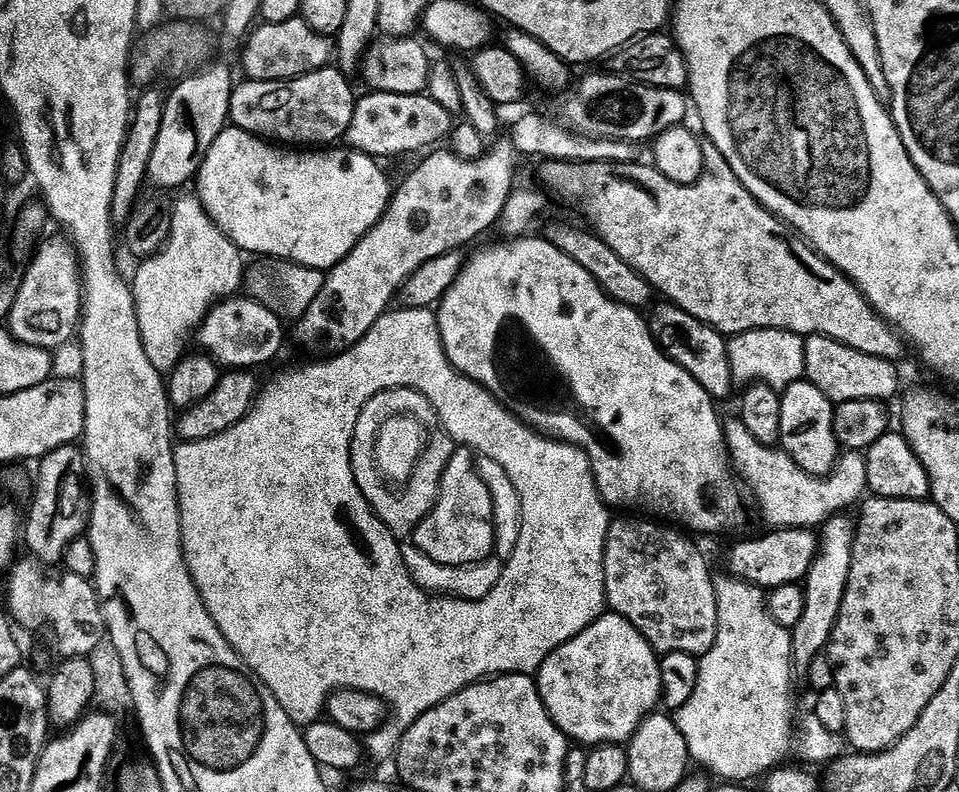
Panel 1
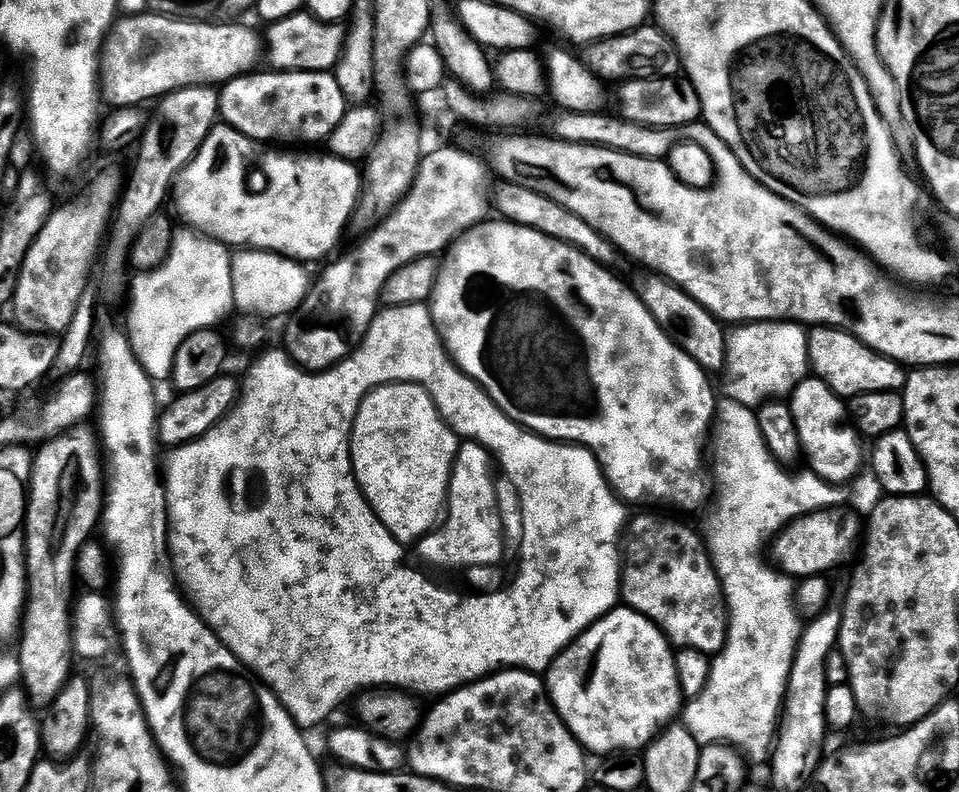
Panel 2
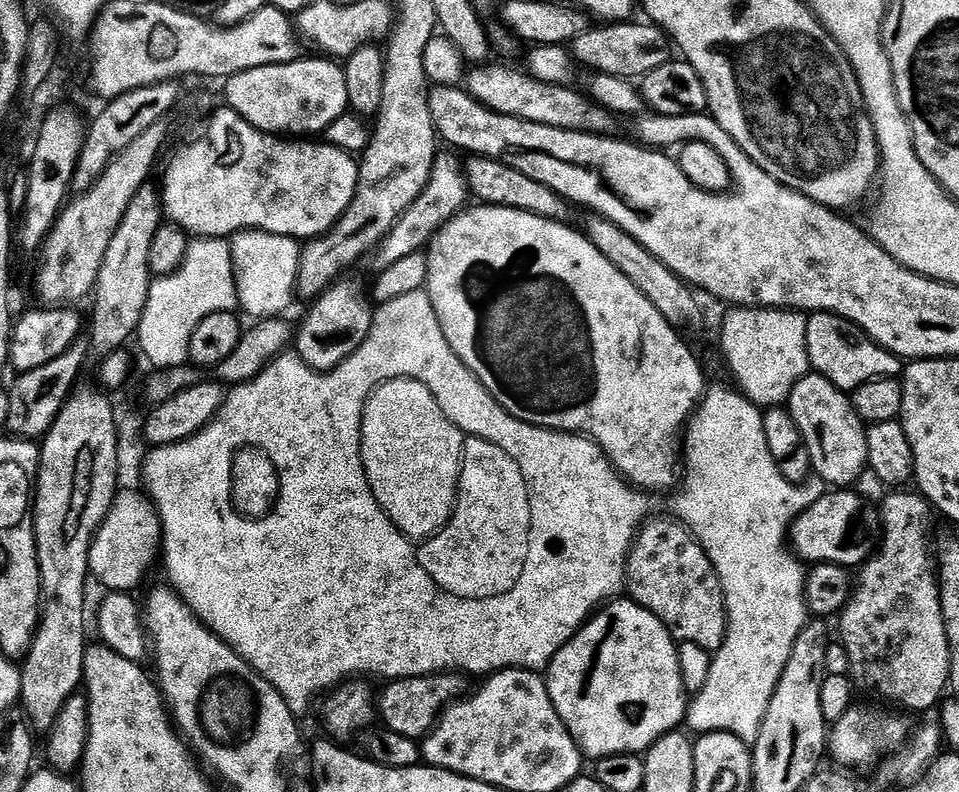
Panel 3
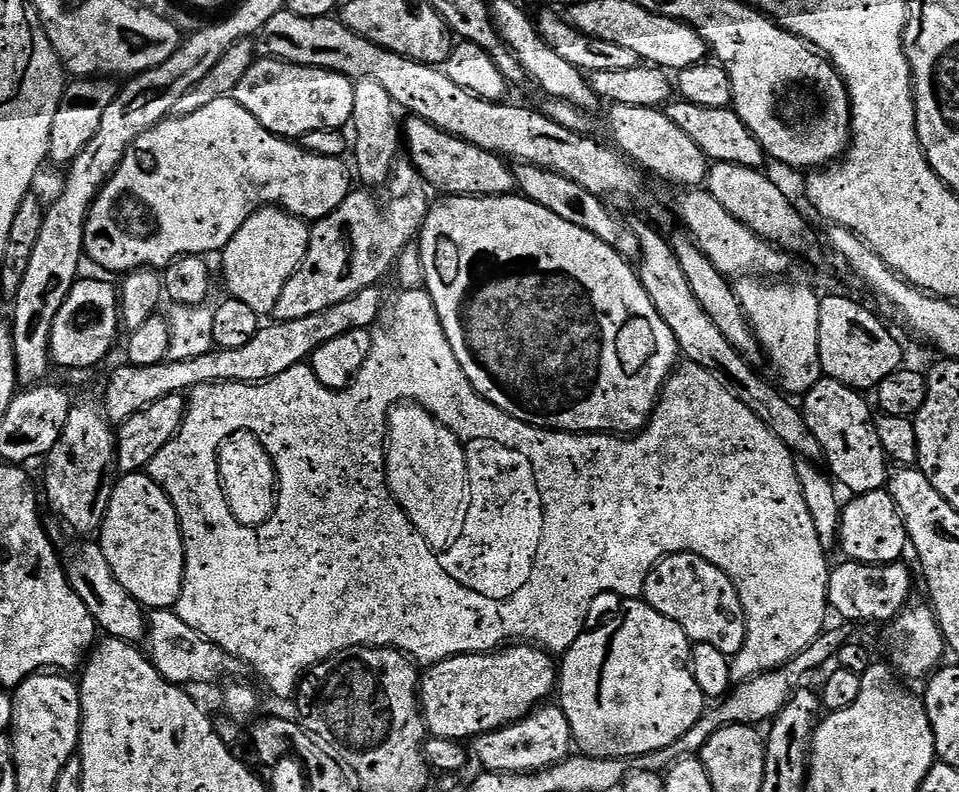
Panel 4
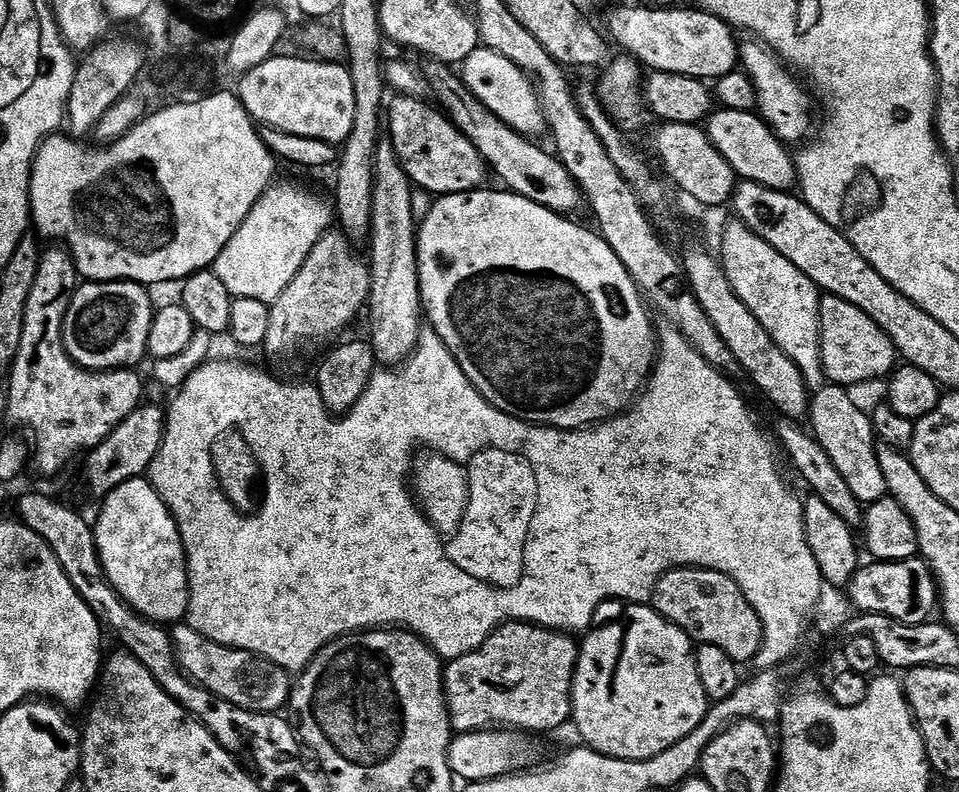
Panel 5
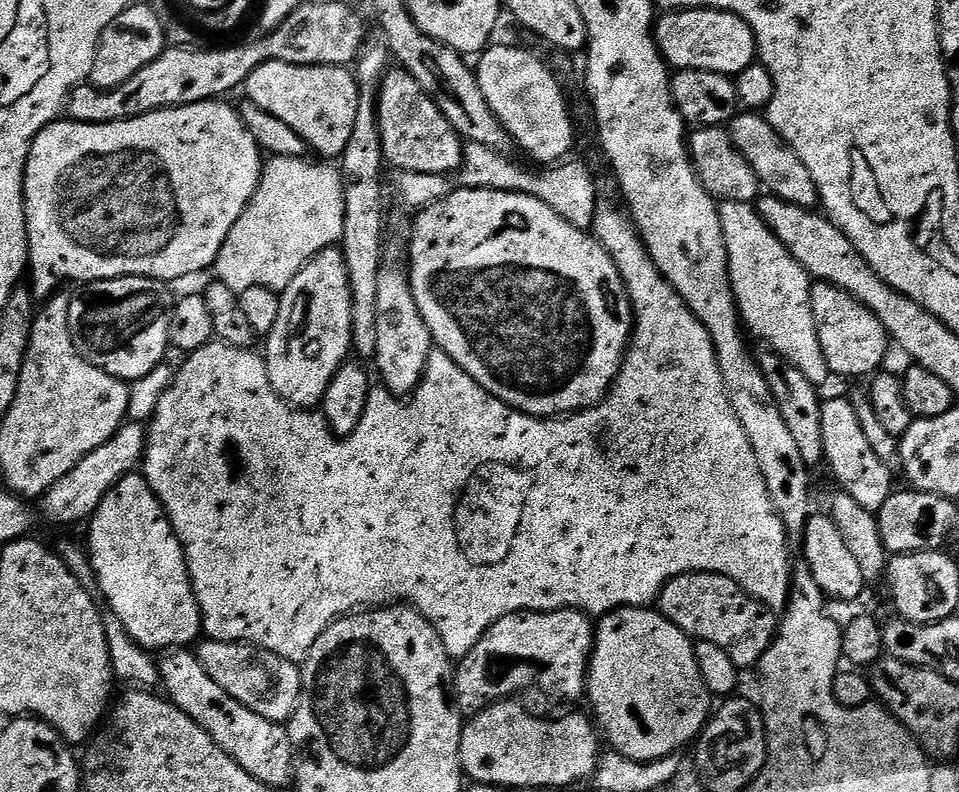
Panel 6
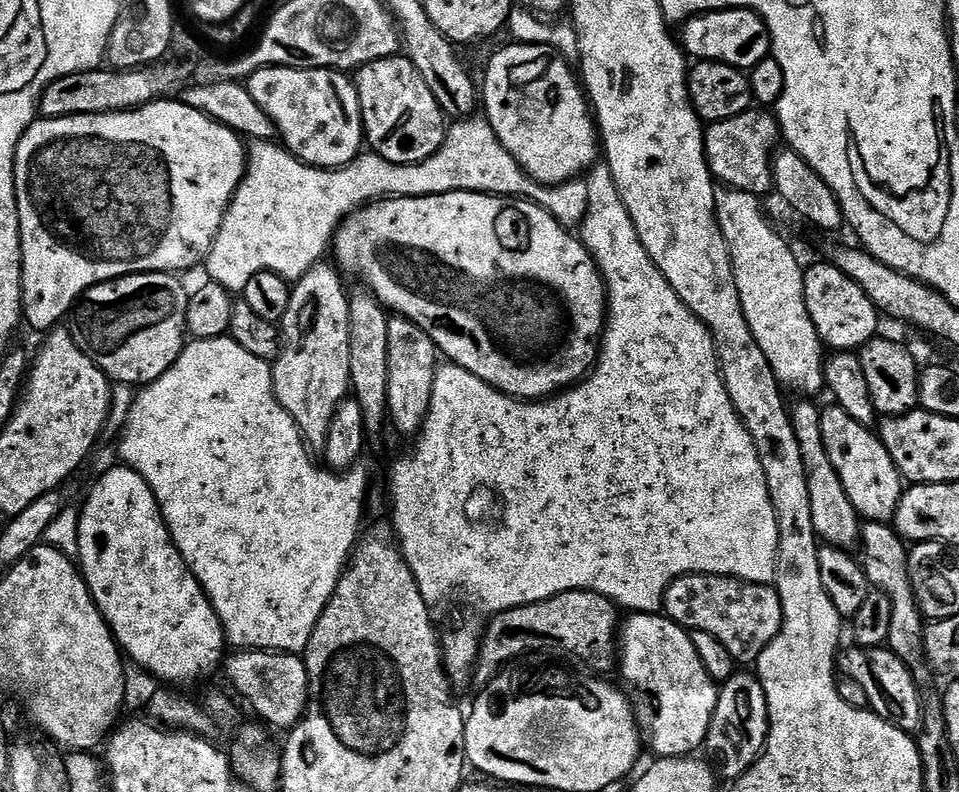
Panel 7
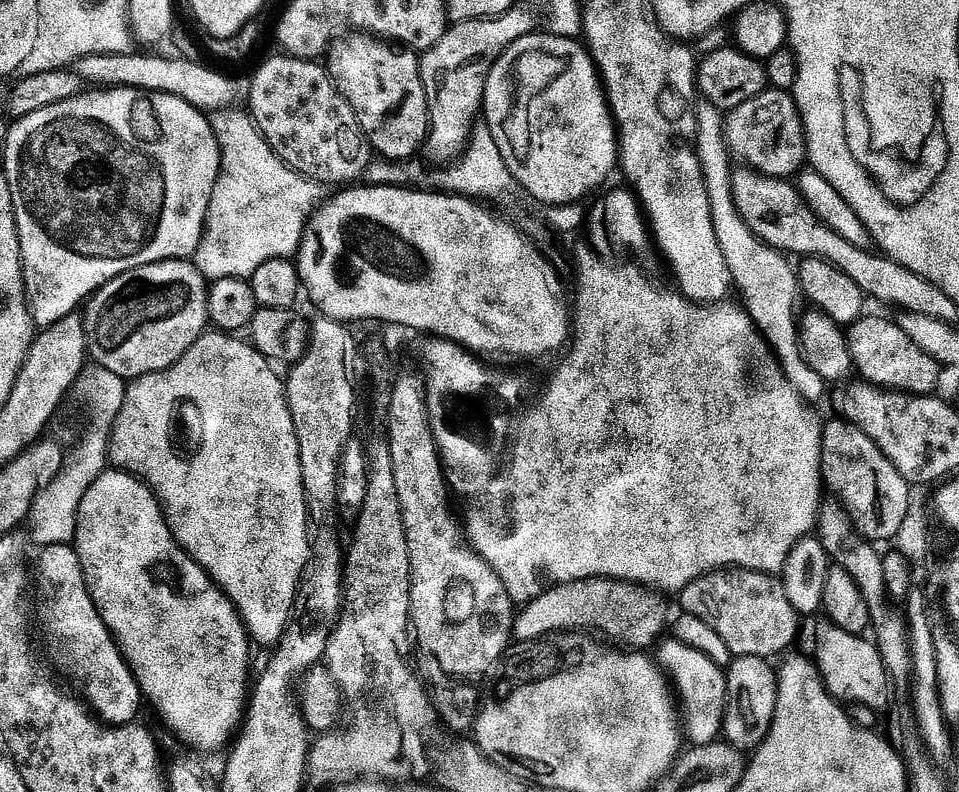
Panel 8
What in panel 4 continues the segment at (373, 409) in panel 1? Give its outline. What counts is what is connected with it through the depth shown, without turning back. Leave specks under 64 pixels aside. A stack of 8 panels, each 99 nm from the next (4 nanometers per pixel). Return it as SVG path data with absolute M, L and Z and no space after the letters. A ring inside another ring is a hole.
M401 402L388 415L384 473L388 476L388 488L402 506L410 522L426 538L433 553L446 550L452 540L460 536L460 524L464 524L464 512L468 512L468 492L472 489L469 476L469 453L460 437L439 424L422 405L415 402Z

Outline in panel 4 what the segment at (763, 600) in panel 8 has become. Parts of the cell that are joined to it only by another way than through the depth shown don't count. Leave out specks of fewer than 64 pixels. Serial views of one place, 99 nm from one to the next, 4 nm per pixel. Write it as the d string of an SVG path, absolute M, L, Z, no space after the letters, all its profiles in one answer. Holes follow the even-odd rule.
M679 552L658 561L646 578L642 599L670 622L678 622L693 645L715 646L729 658L740 653L748 637L748 623L734 582L701 556Z

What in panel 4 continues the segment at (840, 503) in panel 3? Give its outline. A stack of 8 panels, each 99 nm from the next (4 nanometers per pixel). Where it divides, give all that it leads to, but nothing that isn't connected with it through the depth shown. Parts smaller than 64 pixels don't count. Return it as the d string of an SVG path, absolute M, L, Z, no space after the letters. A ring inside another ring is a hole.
M887 490L879 492L862 492L851 497L852 501L843 505L840 514L840 534L838 537L838 548L845 552L849 561L856 561L862 564L895 564L901 559L900 556L910 548L908 531L904 520L896 511L894 498Z

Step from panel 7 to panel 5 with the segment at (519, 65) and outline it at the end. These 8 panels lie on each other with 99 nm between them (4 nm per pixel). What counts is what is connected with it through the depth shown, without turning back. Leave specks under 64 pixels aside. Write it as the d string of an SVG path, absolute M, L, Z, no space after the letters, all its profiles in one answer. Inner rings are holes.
M478 47L474 50L474 54L470 54L470 58L464 60L462 79L464 85L503 124L508 124L515 132L521 132L529 138L536 138L540 131L542 133L545 131L546 123L540 99L536 96L536 88L528 75L518 66L514 66L514 62L510 62L510 58L502 58L502 54L498 54L493 48Z

